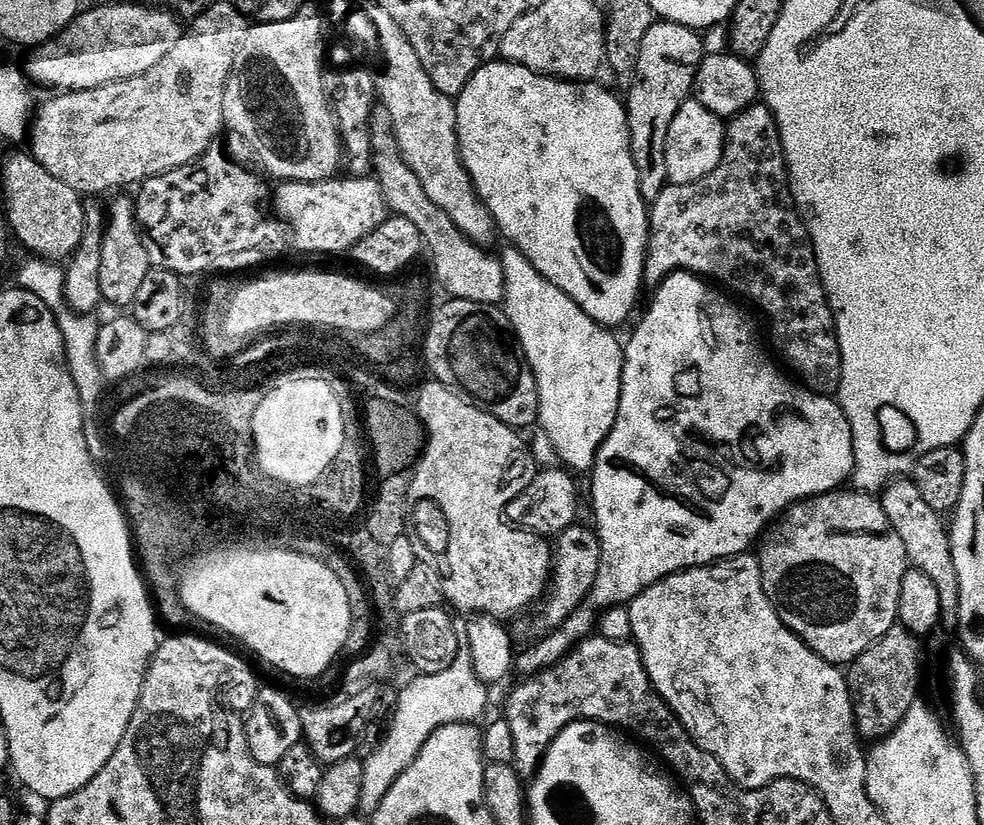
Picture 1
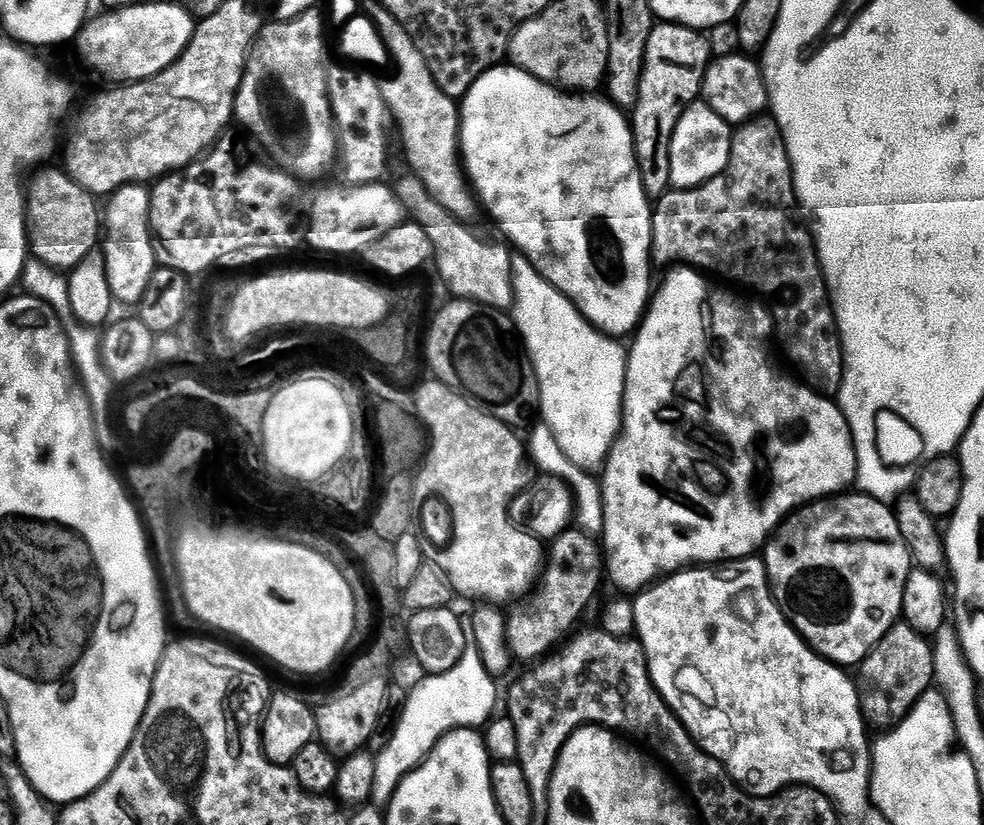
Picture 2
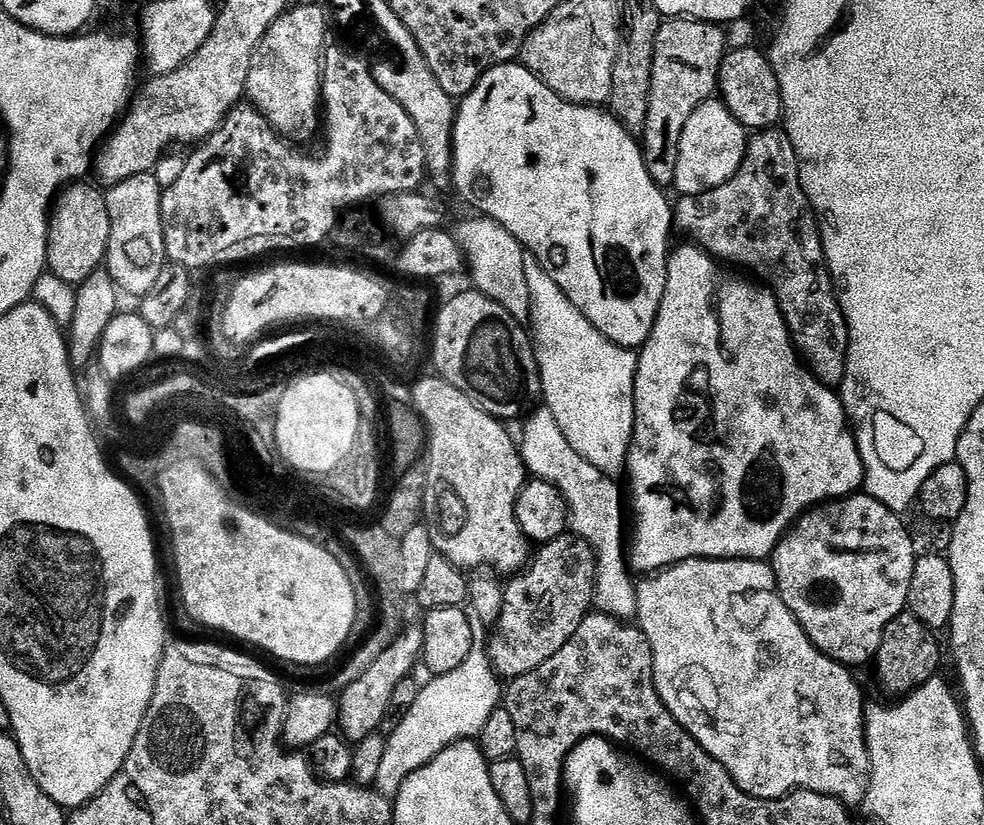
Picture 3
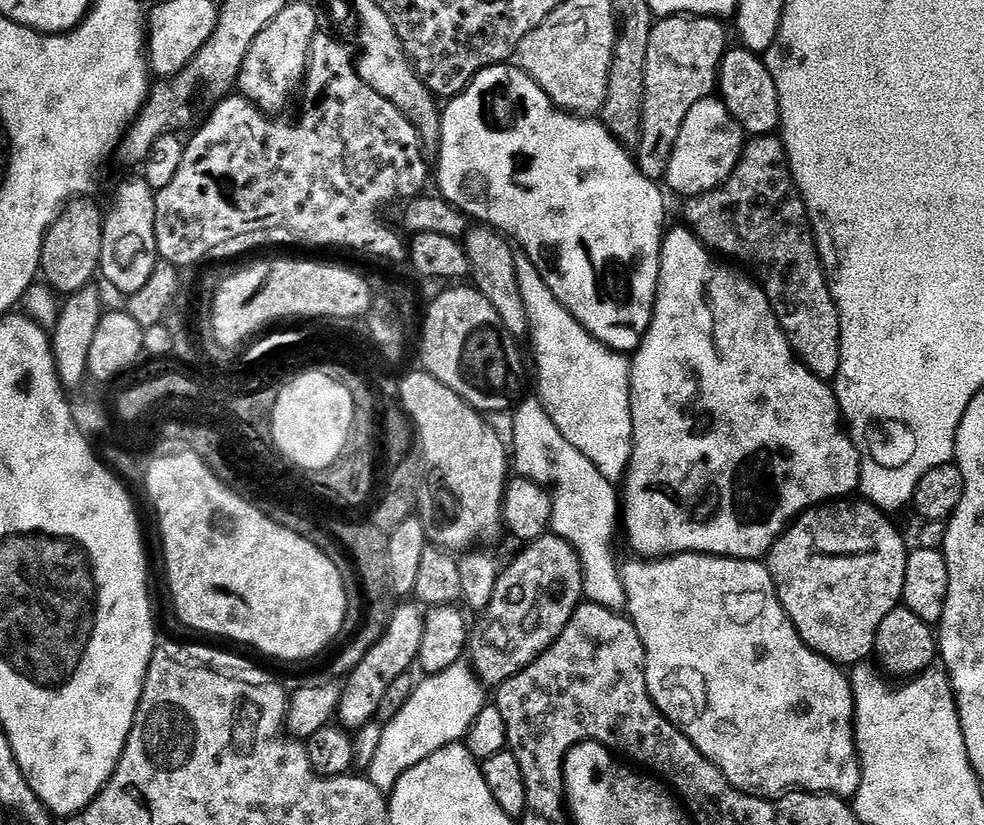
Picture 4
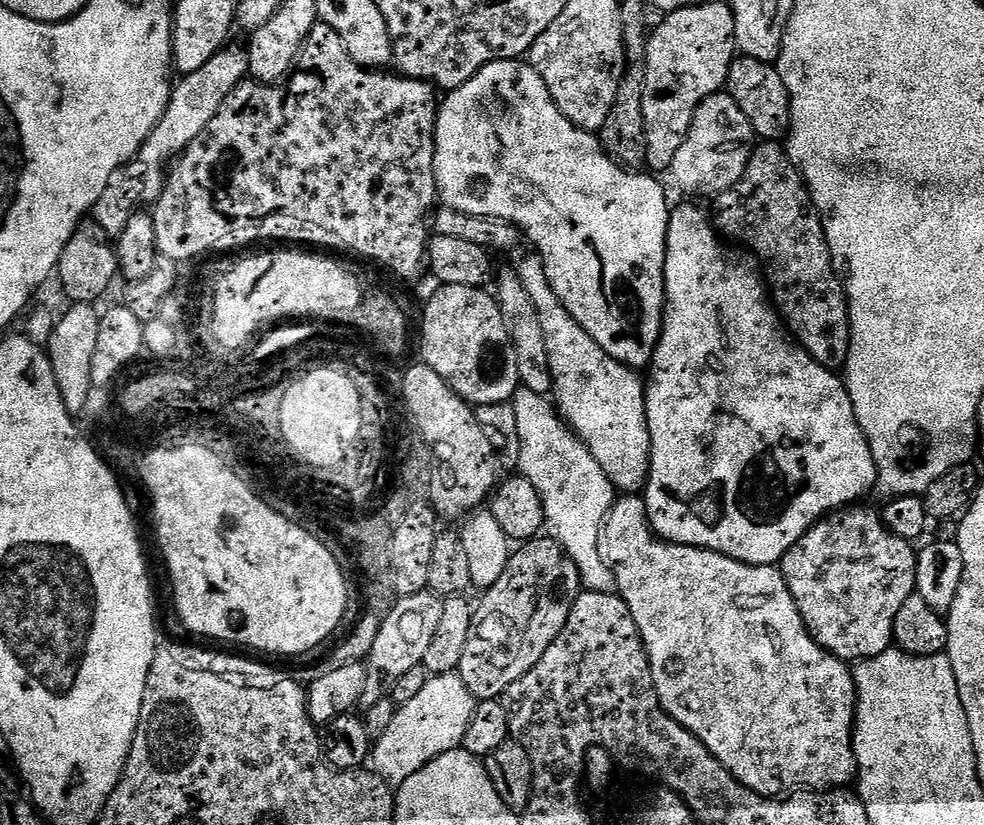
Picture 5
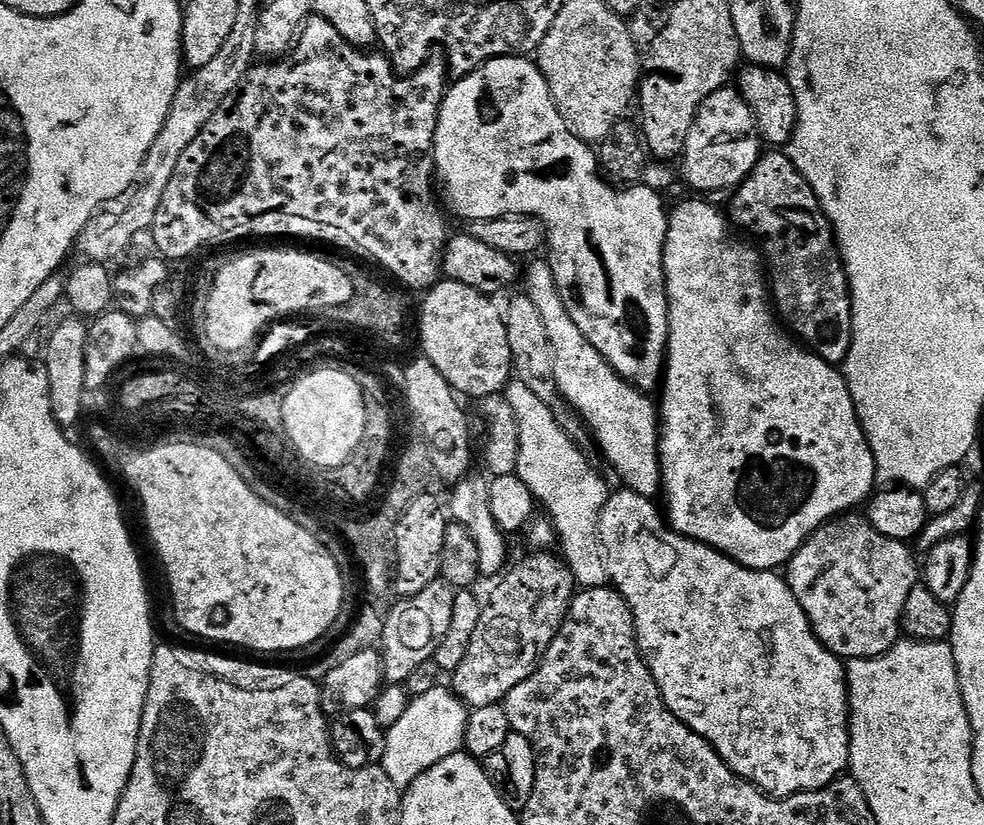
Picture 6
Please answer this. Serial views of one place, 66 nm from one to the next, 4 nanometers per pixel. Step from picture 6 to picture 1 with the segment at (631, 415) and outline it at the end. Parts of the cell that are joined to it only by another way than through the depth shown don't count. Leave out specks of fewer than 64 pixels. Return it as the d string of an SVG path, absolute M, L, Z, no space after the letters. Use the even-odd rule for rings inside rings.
M509 247L509 252L502 256L504 274L505 274L505 296L502 307L507 312L510 322L514 326L514 330L518 334L518 338L524 347L526 358L530 362L530 366L534 370L534 378L538 382L538 390L540 391L540 419L539 425L543 427L545 432L551 438L551 442L558 452L559 459L567 465L567 467L574 472L578 470L591 471L596 454L601 445L604 444L605 438L609 434L609 430L616 424L617 411L620 409L620 395L622 394L622 386L624 385L624 353L622 351L622 344L611 336L609 329L603 324L597 324L595 320L591 320L583 310L573 302L562 290L558 290L558 286L554 286L546 278L542 278L542 274L538 274L538 270L534 270L534 266L524 255L521 254L519 248Z

